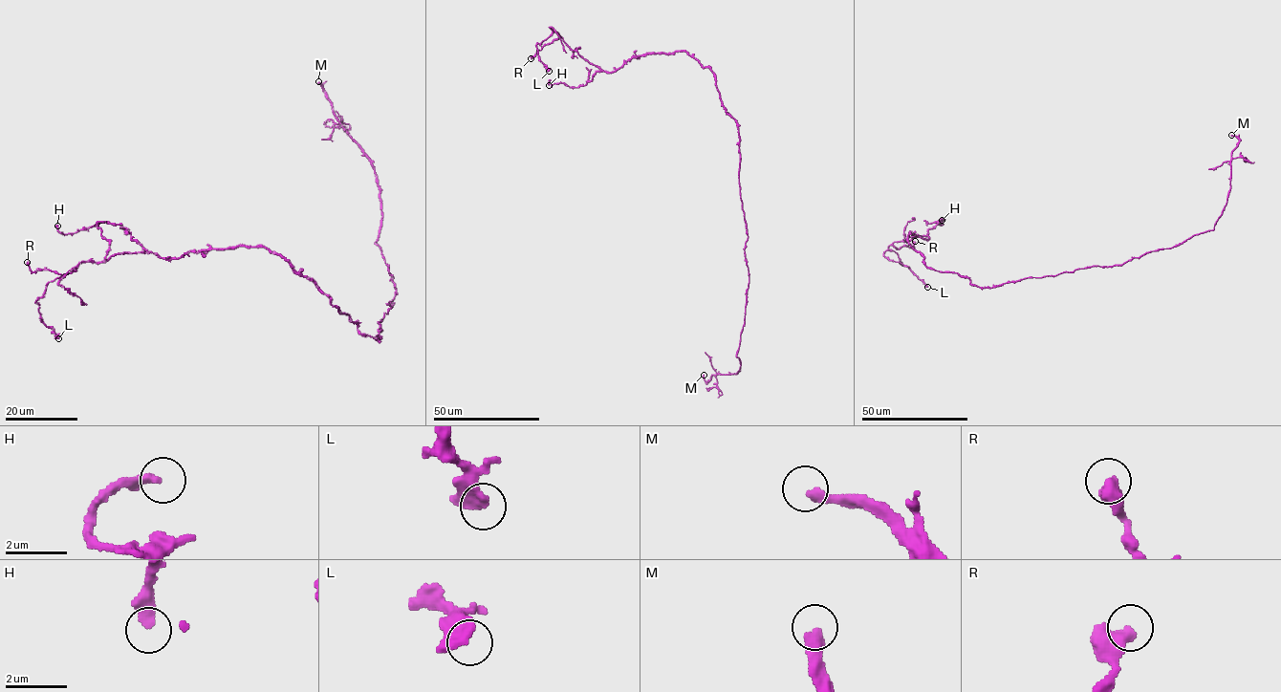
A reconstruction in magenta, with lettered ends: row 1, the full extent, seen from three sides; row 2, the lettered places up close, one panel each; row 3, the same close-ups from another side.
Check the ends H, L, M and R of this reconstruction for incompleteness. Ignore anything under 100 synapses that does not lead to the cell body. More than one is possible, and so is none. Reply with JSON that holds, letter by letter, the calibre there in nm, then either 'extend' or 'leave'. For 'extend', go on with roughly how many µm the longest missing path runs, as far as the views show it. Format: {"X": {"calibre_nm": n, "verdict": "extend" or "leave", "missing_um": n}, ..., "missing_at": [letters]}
{"H": {"calibre_nm": 340, "verdict": "leave"}, "L": {"calibre_nm": 480, "verdict": "leave"}, "M": {"calibre_nm": 320, "verdict": "extend", "missing_um": 70}, "R": {"calibre_nm": 480, "verdict": "leave"}, "missing_at": ["M"]}

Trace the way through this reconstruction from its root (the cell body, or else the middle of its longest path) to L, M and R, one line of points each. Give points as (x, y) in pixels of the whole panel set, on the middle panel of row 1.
L: (740, 140), (714, 75), (683, 51), (633, 56), (607, 72), (553, 32), (536, 45), (549, 71)
M: (740, 140), (739, 186), (749, 276), (737, 354), (741, 368), (736, 374), (713, 375), (706, 381), (704, 375)
R: (740, 140), (738, 124), (727, 114), (714, 75), (683, 51), (633, 56), (607, 72), (560, 36), (531, 58)

